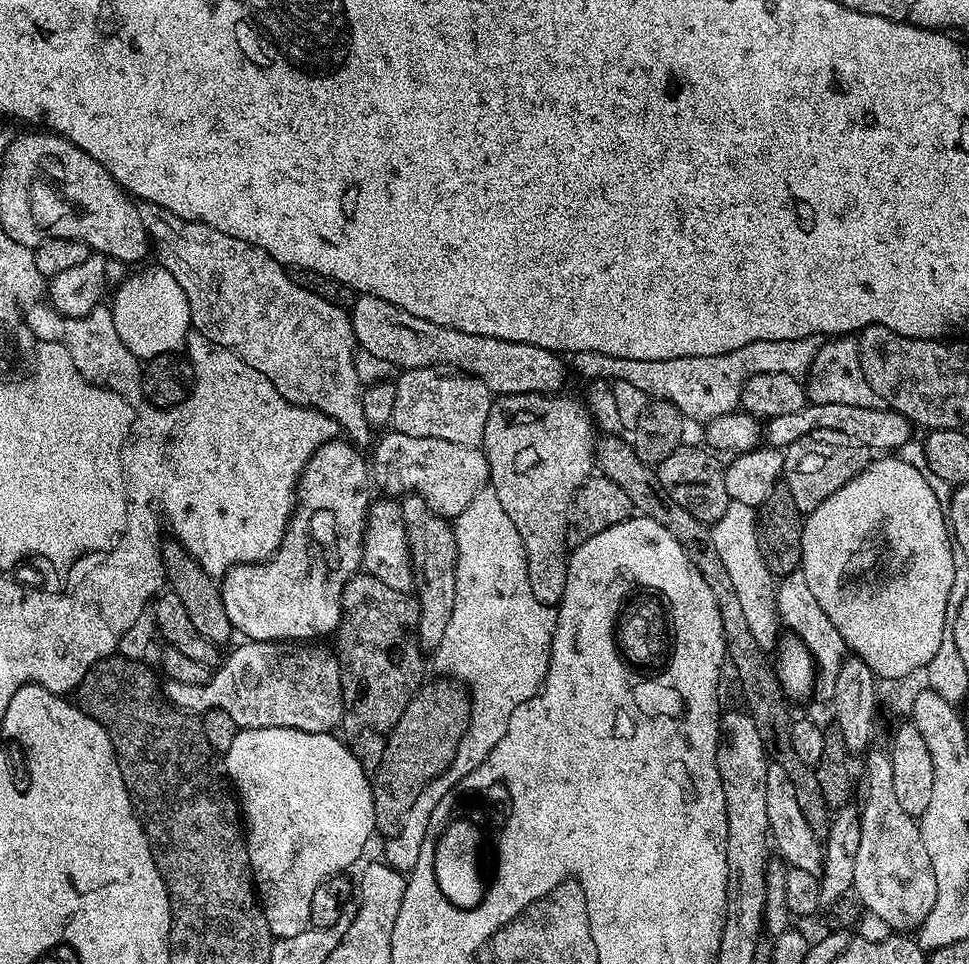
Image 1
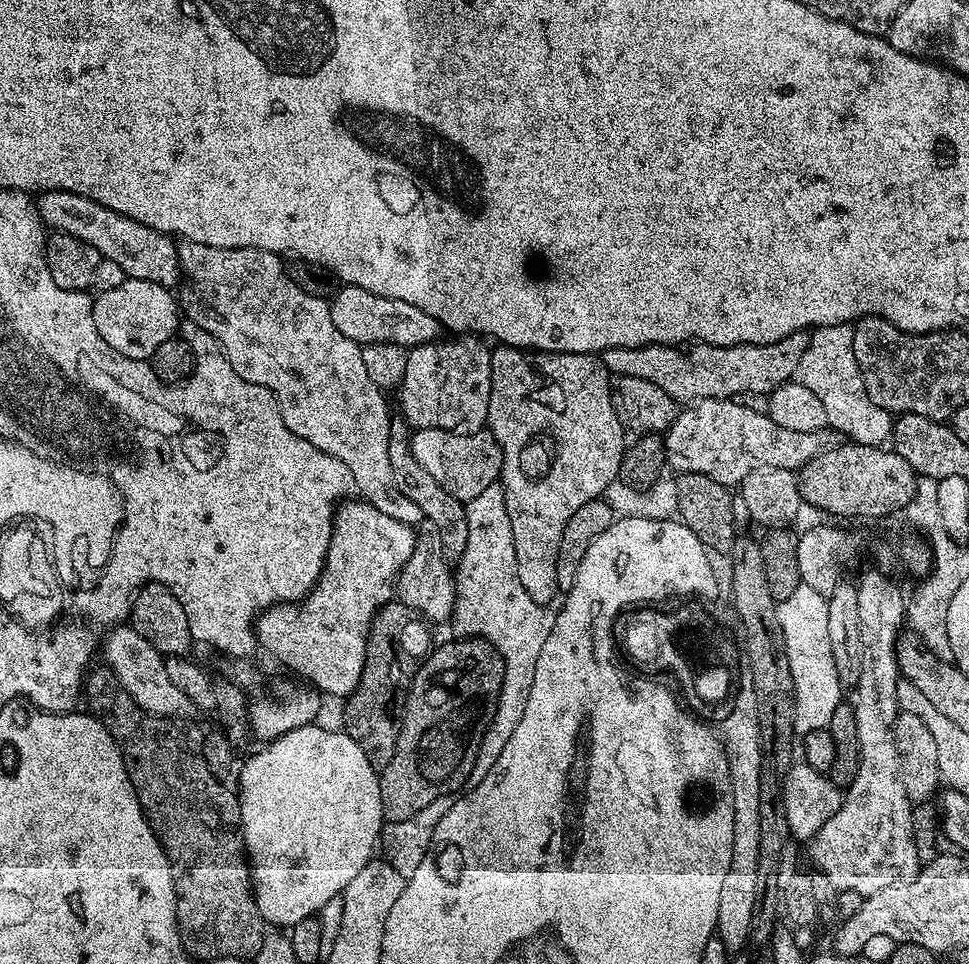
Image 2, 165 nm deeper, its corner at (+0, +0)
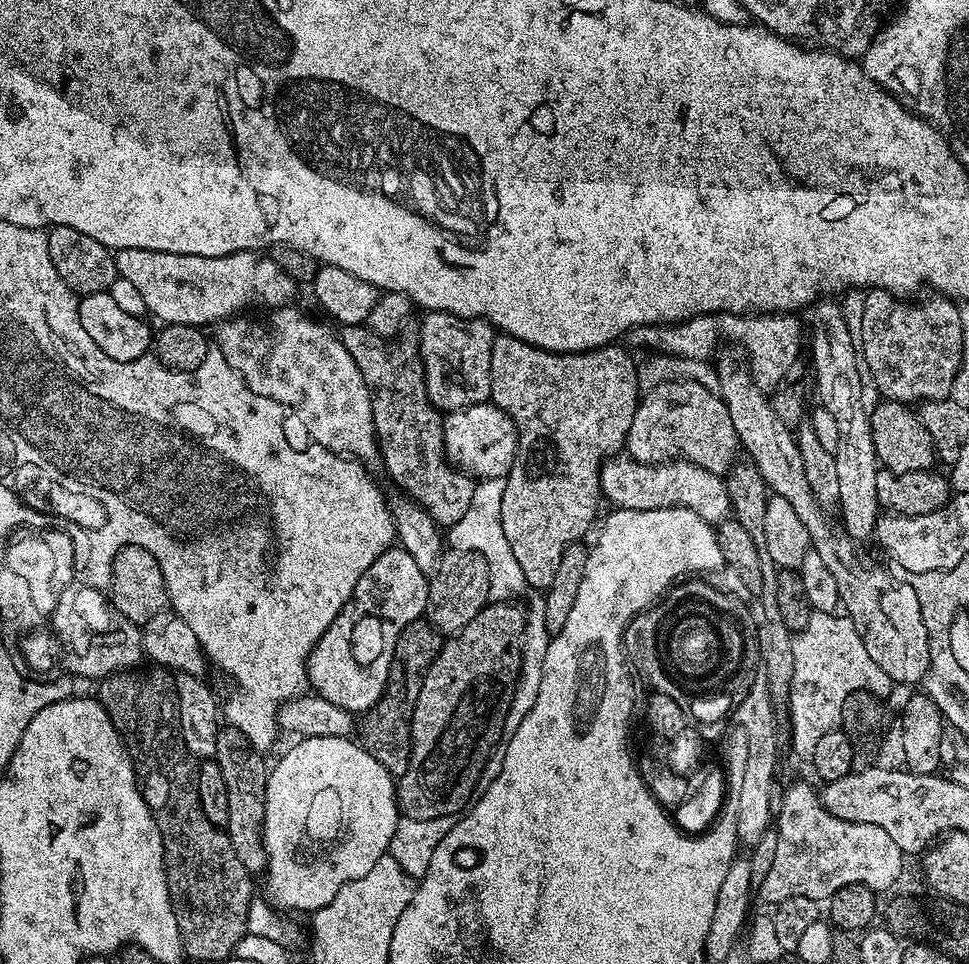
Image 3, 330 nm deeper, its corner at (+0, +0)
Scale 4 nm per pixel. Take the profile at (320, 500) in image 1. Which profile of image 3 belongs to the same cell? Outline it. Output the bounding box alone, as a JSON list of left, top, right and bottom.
[306,546,428,714]

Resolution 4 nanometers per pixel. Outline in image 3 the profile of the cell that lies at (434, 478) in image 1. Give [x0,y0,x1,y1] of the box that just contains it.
[444,402,518,481]

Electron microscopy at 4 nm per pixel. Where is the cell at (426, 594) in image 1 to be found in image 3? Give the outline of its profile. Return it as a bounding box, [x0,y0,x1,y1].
[338,324,477,526]

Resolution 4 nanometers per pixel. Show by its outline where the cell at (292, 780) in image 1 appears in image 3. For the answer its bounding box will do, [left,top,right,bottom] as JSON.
[264,736,400,914]

